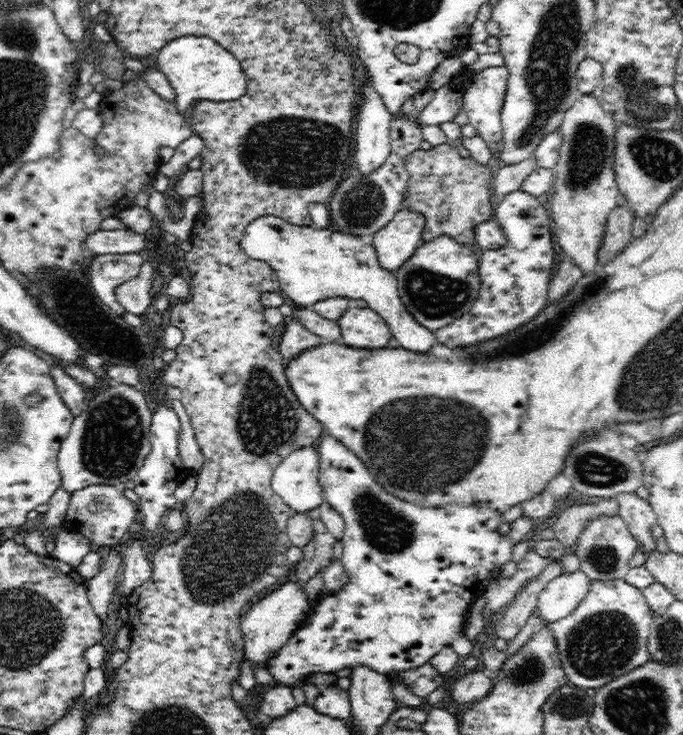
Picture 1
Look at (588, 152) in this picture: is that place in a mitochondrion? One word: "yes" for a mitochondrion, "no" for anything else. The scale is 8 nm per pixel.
yes

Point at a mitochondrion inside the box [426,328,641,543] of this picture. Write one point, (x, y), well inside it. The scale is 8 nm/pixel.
(590, 466)

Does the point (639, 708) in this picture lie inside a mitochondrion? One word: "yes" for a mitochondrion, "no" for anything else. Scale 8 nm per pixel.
yes

